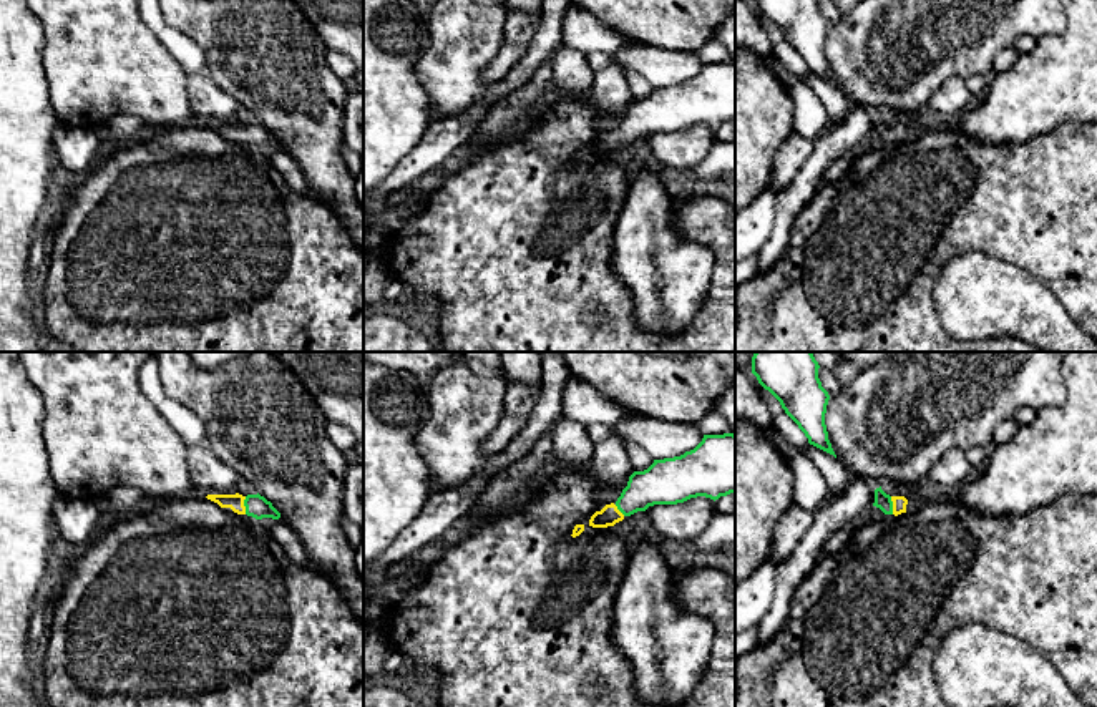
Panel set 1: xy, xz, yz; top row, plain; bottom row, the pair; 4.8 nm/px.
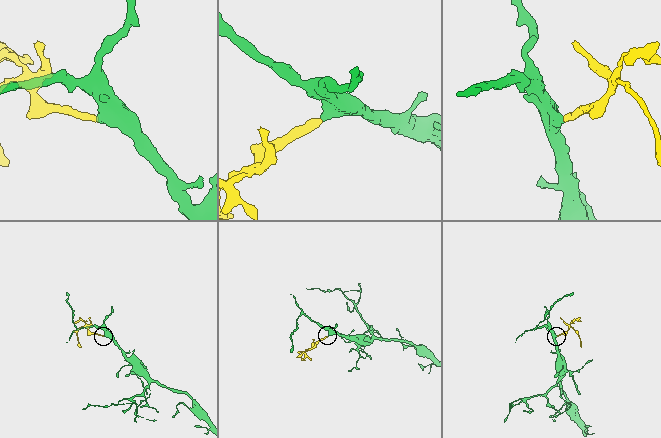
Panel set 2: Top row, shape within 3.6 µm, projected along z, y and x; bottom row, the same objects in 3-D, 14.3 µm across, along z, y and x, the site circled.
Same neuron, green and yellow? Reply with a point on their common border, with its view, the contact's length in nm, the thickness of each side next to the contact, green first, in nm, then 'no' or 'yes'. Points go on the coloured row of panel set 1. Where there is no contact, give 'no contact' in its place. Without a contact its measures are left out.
contact xy (244, 505); length 90 nm; calibres 110 and 80 nm; yes

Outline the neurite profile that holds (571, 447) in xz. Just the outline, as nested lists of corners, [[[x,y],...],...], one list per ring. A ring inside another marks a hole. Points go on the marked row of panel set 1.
[[[561,415],[553,425],[551,451],[544,473],[553,468],[586,470],[592,460],[594,446],[583,423]]]

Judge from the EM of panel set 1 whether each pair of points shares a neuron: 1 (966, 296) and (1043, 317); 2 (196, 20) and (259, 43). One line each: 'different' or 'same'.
1: same
2: same

